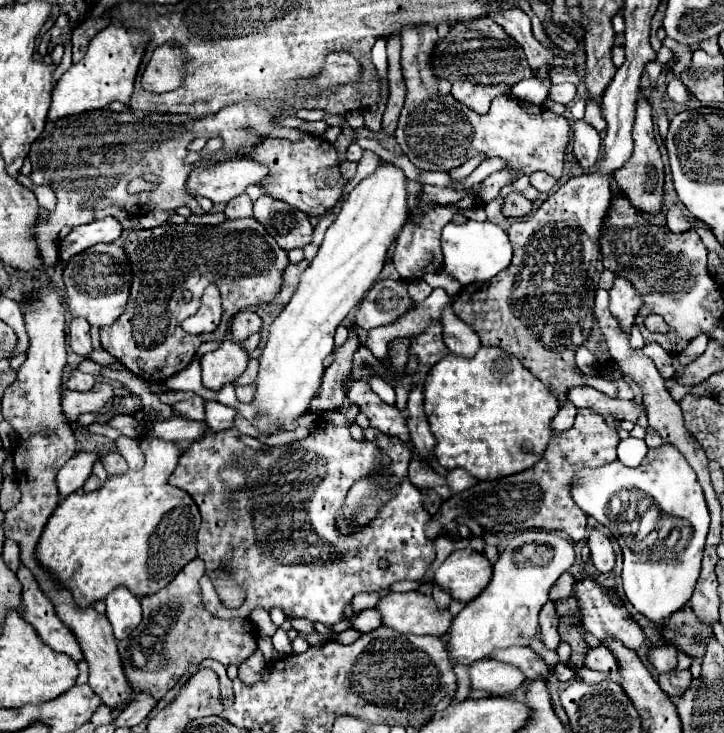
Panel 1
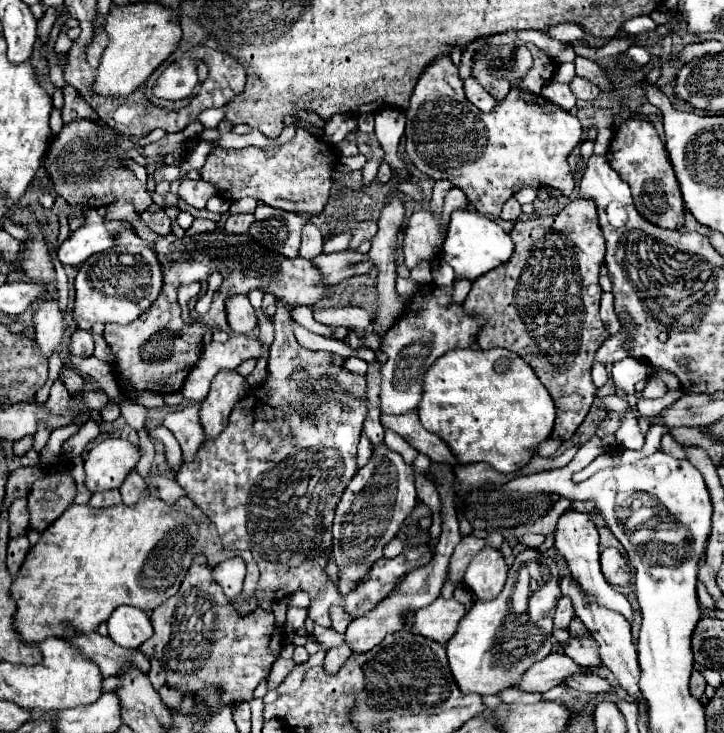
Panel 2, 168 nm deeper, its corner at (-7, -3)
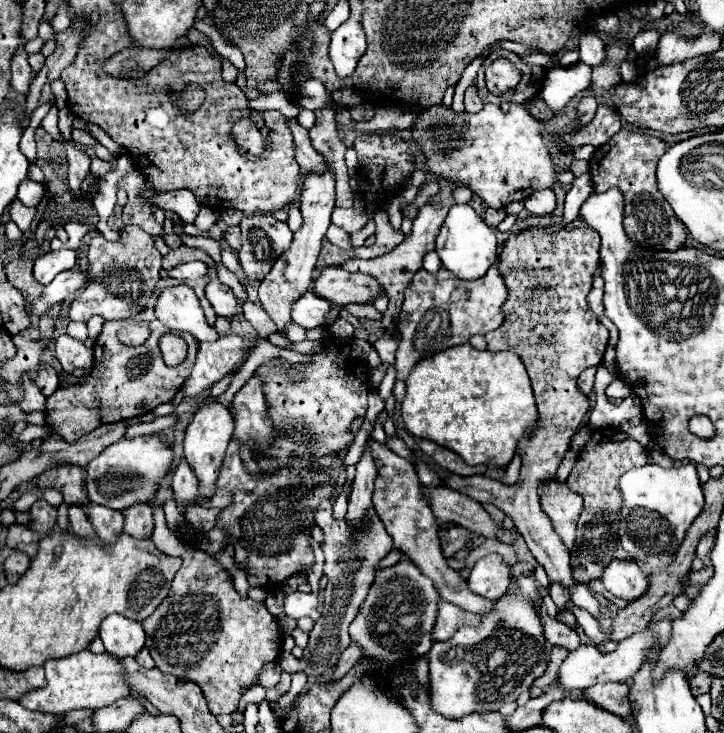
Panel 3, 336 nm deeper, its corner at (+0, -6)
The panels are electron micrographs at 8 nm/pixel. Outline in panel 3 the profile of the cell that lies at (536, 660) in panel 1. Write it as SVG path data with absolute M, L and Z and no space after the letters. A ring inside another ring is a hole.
M598 683L586 689L586 695L598 707L614 715L628 717L632 715L632 705L628 701L628 689L630 689L628 683Z

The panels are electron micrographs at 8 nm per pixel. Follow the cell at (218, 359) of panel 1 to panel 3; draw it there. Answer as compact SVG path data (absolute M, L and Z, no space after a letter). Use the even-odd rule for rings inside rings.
M220 403L198 409L194 413L194 419L190 421L190 425L186 429L184 457L186 457L188 465L192 465L192 469L196 471L200 497L210 499L214 495L214 491L216 491L216 477L220 473L220 461L224 459L224 453L226 453L226 447L230 443L232 431L234 431L234 419L230 417L228 407L224 407Z

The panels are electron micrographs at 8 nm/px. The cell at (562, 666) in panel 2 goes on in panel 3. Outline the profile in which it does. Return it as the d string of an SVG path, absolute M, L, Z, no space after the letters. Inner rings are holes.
M648 627L642 633L634 633L632 637L620 641L614 653L600 653L596 647L580 645L580 649L572 651L562 663L556 683L566 691L572 691L572 689L588 689L596 683L606 681L628 681L632 679L636 669L640 669L640 665L644 663L644 649L648 649L648 645L652 645L652 633L648 633Z

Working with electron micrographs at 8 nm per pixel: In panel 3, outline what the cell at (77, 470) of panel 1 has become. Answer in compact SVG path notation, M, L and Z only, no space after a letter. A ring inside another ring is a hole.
M142 435L112 443L96 459L88 463L86 471L88 499L96 505L104 505L116 511L124 511L128 509L128 505L136 505L136 501L144 501L146 505L150 505L162 479L170 473L172 461L174 461L172 449L158 435Z

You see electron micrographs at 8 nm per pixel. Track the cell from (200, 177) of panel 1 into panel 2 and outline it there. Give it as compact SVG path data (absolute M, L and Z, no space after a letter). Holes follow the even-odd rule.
M185 178L179 186L179 196L193 208L199 208L203 210L205 204L213 198L213 196L219 196L219 188L213 186L211 182L205 182L205 180L189 180Z

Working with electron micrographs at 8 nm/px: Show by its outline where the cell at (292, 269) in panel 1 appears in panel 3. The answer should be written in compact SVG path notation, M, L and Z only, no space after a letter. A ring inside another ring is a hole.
M452 187L440 189L438 195L436 195L436 199L432 199L432 203L426 203L420 209L420 213L418 213L418 217L414 219L414 225L412 225L412 235L404 243L400 243L394 251L390 251L390 253L386 253L382 257L376 257L376 259L368 259L368 261L364 261L364 259L352 259L352 261L348 261L348 263L342 265L342 269L346 269L346 271L362 271L362 273L368 273L368 275L376 277L382 283L382 287L386 289L389 299L387 310L383 313L381 319L382 326L385 329L392 330L396 327L398 315L402 307L404 289L412 281L412 275L422 267L424 253L428 253L428 251L434 249L436 231L444 223L444 217L446 217L446 213L448 213L448 209L452 205L456 205L456 201L452 197Z

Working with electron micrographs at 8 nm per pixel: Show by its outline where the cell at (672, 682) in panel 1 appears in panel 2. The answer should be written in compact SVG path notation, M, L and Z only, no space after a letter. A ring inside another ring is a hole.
M693 670L693 674L691 674L691 682L689 682L691 696L699 700L699 698L703 696L703 692L705 692L705 686L707 686L707 682L705 682L705 678L701 676L701 672L699 672L699 670Z

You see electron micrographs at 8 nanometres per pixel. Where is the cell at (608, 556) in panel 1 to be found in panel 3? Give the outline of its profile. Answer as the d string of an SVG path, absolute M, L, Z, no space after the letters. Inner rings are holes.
M614 559L606 567L600 581L612 595L622 597L626 601L634 601L636 597L642 597L648 589L648 575L644 575L634 561Z

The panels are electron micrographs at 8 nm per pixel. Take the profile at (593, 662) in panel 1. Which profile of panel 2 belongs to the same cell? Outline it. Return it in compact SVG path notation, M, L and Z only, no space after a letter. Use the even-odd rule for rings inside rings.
M571 638L569 644L563 646L563 650L573 662L577 662L585 670L603 668L603 662L599 658L599 648L595 646L593 638Z

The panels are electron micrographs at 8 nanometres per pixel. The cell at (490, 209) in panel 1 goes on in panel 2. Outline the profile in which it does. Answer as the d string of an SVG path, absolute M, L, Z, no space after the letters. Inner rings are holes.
M443 54L419 76L405 116L405 146L411 162L433 180L453 182L485 216L499 218L503 204L519 186L557 188L565 196L573 192L567 156L581 142L583 130L575 116L541 94L511 88L493 112L483 114L465 98L457 66L449 54Z

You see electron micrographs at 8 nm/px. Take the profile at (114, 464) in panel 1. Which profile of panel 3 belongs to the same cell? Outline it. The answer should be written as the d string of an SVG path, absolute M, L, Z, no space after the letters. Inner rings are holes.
M134 505L130 509L124 511L124 533L132 535L132 537L144 537L148 539L154 531L154 517L152 517L152 509L148 505Z

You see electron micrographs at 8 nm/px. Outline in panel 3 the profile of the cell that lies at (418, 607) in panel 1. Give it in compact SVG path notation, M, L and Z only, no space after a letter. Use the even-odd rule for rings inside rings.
M440 601L440 609L438 609L438 619L436 619L436 627L432 633L434 641L446 641L448 637L452 637L462 625L478 625L482 621L482 615L474 615L468 613L448 601Z

